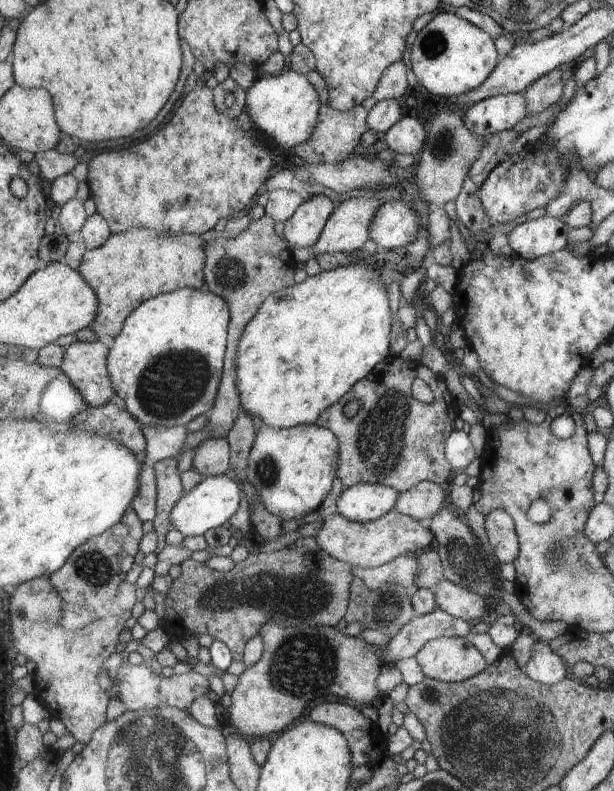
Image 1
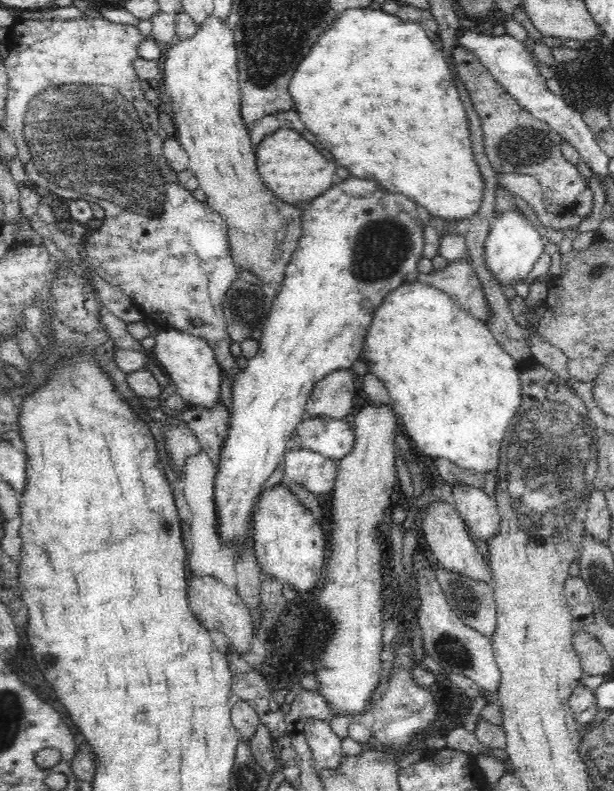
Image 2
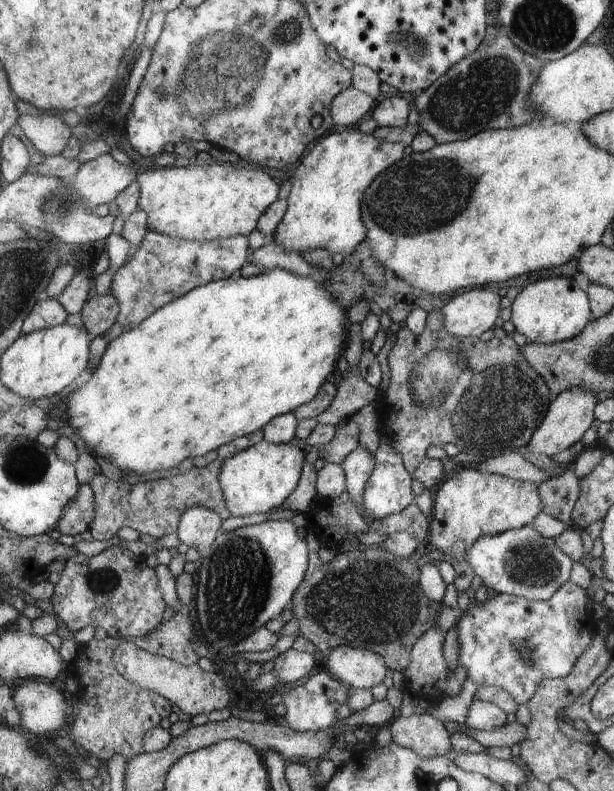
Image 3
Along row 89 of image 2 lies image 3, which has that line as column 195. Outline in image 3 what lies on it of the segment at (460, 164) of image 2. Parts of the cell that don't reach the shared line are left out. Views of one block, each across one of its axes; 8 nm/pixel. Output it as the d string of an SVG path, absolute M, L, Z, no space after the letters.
M276 267L268 272L261 272L259 276L250 278L238 276L196 287L190 293L156 310L136 328L123 331L120 336L108 343L96 370L92 371L84 380L84 384L68 397L66 424L78 433L85 446L89 448L87 452L95 459L98 457L108 459L121 472L127 470L137 475L174 470L188 457L202 457L203 454L217 450L219 446L227 445L237 438L263 430L273 418L293 413L299 406L314 400L319 390L323 388L324 382L337 376L338 358L340 352L345 350L346 336L352 322L348 318L347 308L340 306L340 301L338 302L336 297L338 297L336 289L328 283L318 284L312 278L302 278L300 275L292 274L292 271Z

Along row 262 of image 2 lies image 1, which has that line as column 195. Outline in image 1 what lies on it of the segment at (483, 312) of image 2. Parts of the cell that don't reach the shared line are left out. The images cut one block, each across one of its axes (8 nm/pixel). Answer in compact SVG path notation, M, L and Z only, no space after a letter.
M214 438L202 441L195 449L193 468L205 477L215 477L228 472L231 466L230 443L226 438Z

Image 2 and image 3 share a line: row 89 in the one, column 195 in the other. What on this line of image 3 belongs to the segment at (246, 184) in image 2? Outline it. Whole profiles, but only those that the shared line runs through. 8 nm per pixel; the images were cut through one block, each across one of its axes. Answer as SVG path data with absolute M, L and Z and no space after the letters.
M195 160L185 167L142 172L137 181L140 183L137 208L146 212L149 231L200 242L250 234L280 194L280 186L264 170L216 162L201 164Z

